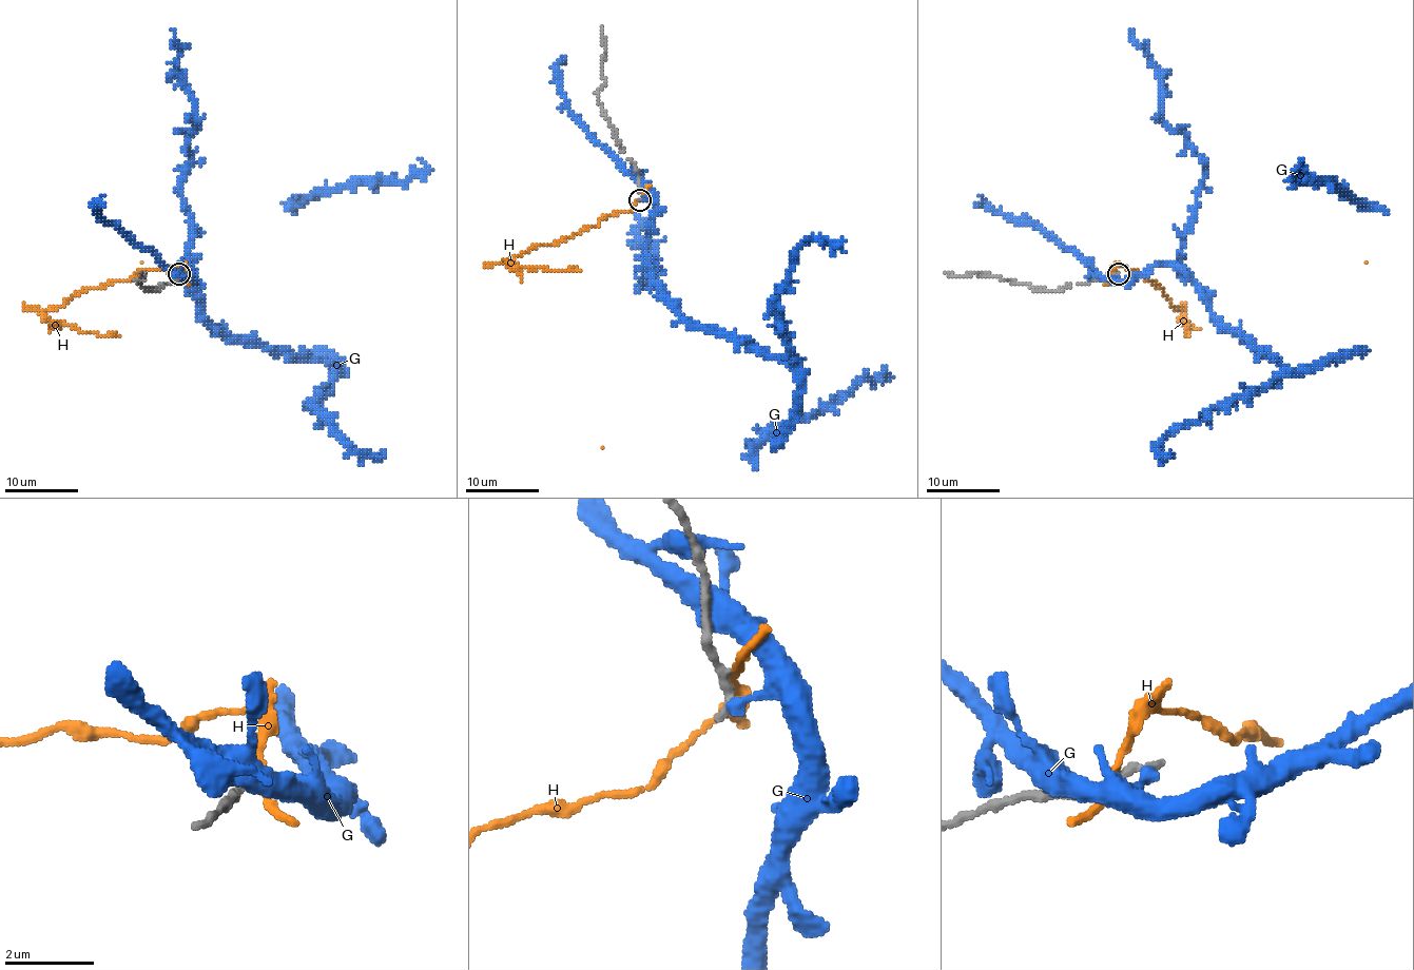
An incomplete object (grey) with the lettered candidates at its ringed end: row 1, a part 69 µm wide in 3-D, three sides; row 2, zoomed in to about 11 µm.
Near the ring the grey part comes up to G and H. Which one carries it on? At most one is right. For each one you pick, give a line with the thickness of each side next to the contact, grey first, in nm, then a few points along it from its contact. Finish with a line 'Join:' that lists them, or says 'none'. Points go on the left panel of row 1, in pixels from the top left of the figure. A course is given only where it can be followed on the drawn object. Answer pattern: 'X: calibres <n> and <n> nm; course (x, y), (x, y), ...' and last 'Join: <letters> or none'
Join: none

